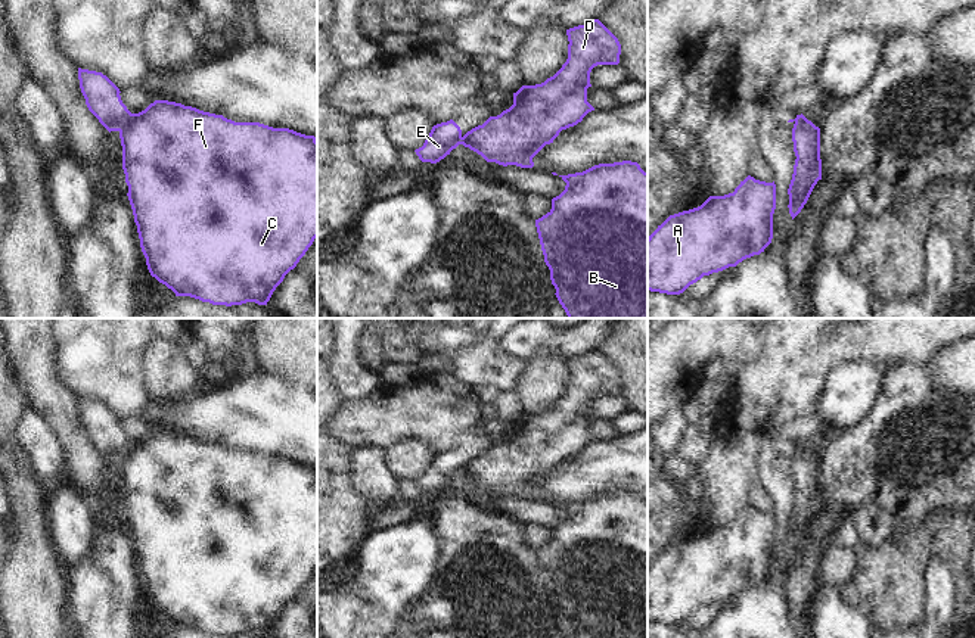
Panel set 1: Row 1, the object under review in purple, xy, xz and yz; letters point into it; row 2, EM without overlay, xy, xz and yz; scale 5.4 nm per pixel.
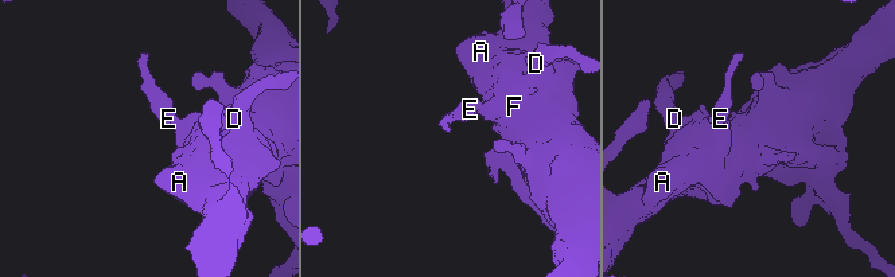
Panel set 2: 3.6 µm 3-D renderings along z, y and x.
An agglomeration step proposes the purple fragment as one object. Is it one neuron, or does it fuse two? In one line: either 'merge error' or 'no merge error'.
merge error

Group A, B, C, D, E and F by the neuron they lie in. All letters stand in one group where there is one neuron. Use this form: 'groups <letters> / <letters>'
groups A B C D F / E

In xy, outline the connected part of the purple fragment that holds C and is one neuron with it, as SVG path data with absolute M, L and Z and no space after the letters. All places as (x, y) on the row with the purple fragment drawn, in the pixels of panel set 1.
M155 100L121 127L122 169L140 248L152 277L176 296L212 305L267 305L317 237L317 140L289 128L235 122L192 106Z

